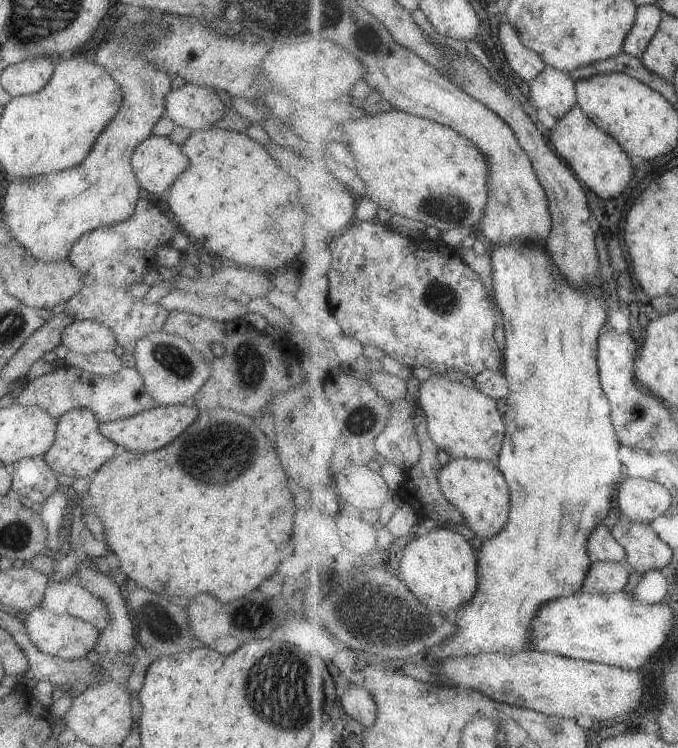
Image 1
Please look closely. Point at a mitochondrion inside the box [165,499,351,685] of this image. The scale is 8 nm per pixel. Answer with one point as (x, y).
(255, 617)

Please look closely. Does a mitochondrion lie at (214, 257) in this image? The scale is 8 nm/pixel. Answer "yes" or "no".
no

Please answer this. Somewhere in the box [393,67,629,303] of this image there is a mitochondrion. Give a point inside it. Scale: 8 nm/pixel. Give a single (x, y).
(450, 208)

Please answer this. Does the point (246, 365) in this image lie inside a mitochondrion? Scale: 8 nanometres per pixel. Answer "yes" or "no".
yes

